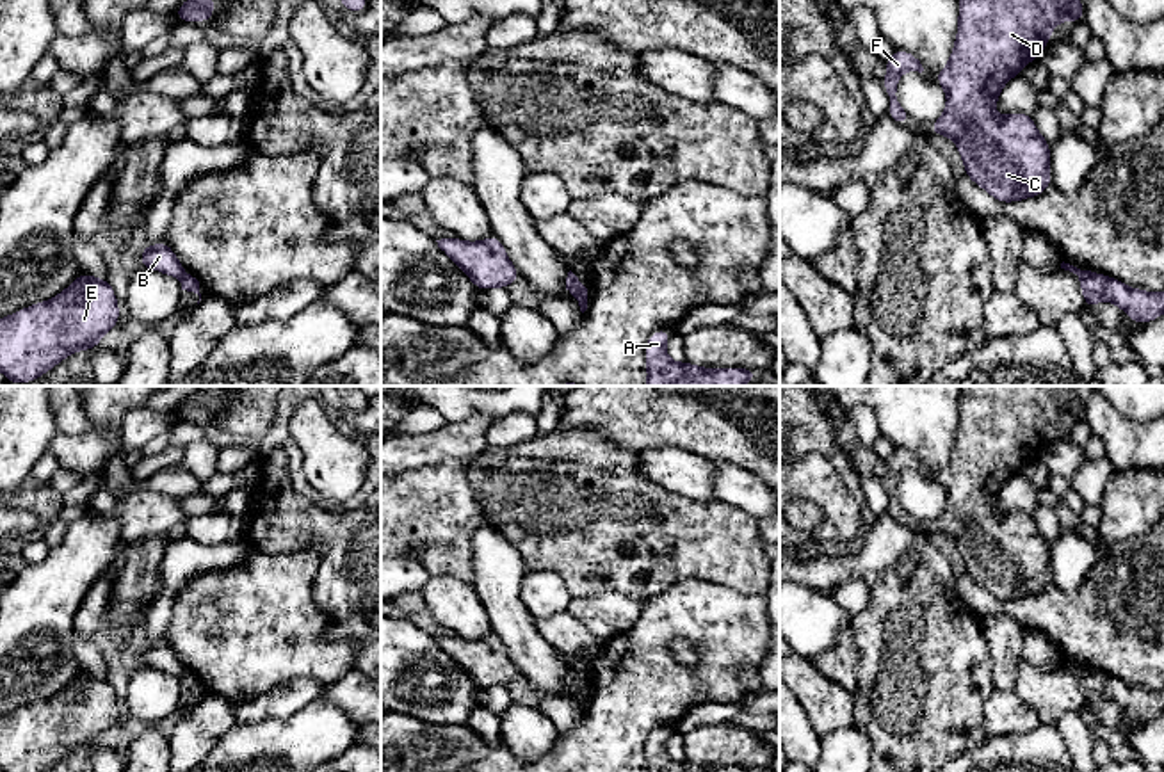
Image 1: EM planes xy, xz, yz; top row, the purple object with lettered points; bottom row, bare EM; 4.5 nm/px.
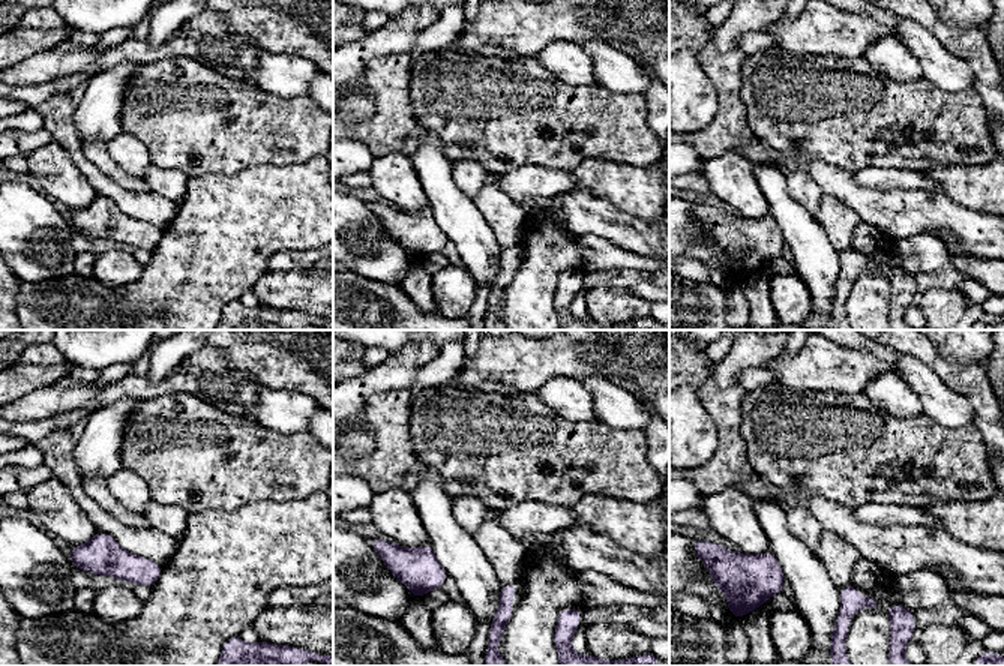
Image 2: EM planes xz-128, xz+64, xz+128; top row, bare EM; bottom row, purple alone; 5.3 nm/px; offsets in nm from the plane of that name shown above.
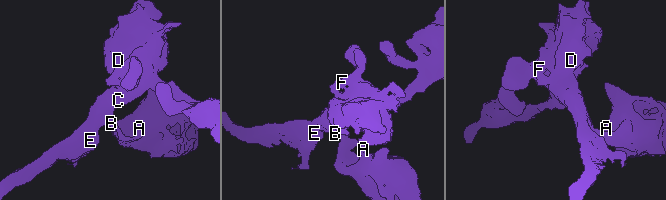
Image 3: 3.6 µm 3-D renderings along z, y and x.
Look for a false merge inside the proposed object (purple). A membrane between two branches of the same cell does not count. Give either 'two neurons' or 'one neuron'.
two neurons

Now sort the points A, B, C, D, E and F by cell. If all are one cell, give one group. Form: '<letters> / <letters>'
A / B C D E F

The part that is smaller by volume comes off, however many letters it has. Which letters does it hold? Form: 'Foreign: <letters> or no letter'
Foreign: A

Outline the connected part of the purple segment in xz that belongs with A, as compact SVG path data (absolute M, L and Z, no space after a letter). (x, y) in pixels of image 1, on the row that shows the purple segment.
M657 329L646 342L648 382L644 386L742 386L758 379L755 368L703 368L689 361L675 363L666 354L671 329Z

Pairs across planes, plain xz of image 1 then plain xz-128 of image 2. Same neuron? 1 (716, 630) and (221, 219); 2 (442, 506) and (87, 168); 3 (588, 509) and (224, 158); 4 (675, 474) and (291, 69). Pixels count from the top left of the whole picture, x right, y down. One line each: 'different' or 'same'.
1: same
2: same
3: same
4: same

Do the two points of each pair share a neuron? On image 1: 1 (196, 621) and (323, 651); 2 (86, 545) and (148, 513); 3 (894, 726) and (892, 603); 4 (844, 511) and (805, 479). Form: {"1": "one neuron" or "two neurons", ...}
{"1": "one neuron", "2": "two neurons", "3": "one neuron", "4": "one neuron"}

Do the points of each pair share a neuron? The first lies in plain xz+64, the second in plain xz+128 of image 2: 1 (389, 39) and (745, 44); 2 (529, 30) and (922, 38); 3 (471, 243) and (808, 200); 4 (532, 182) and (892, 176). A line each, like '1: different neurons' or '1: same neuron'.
1: different neurons
2: different neurons
3: different neurons
4: same neuron

